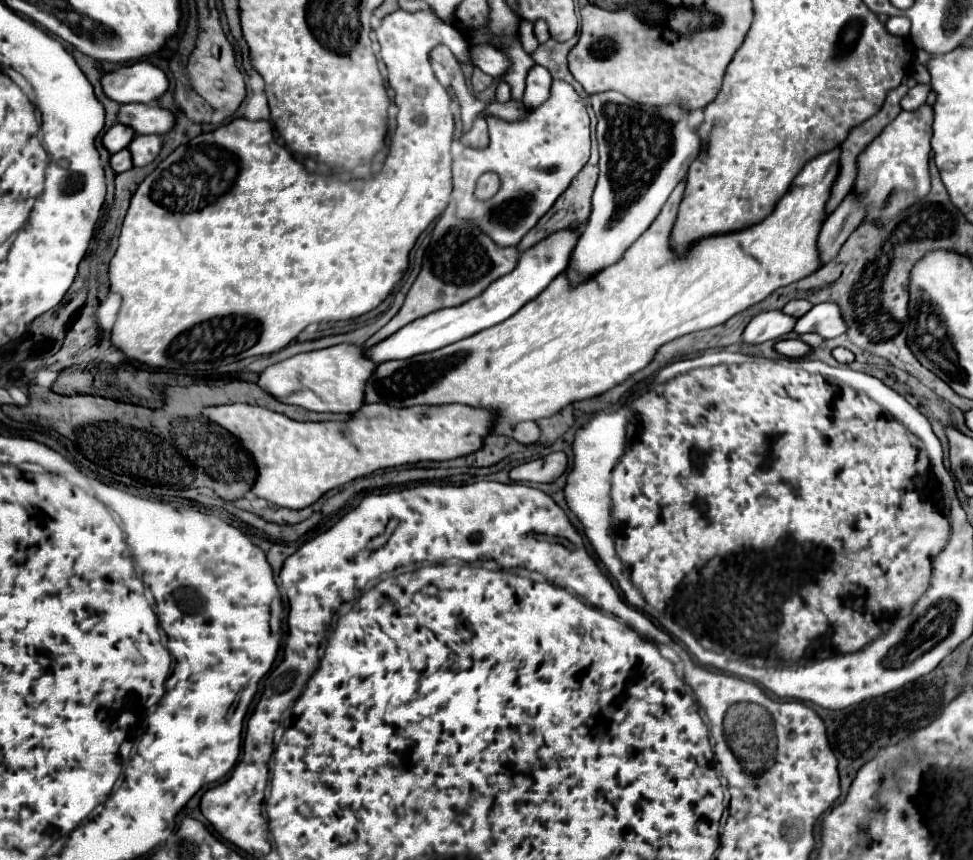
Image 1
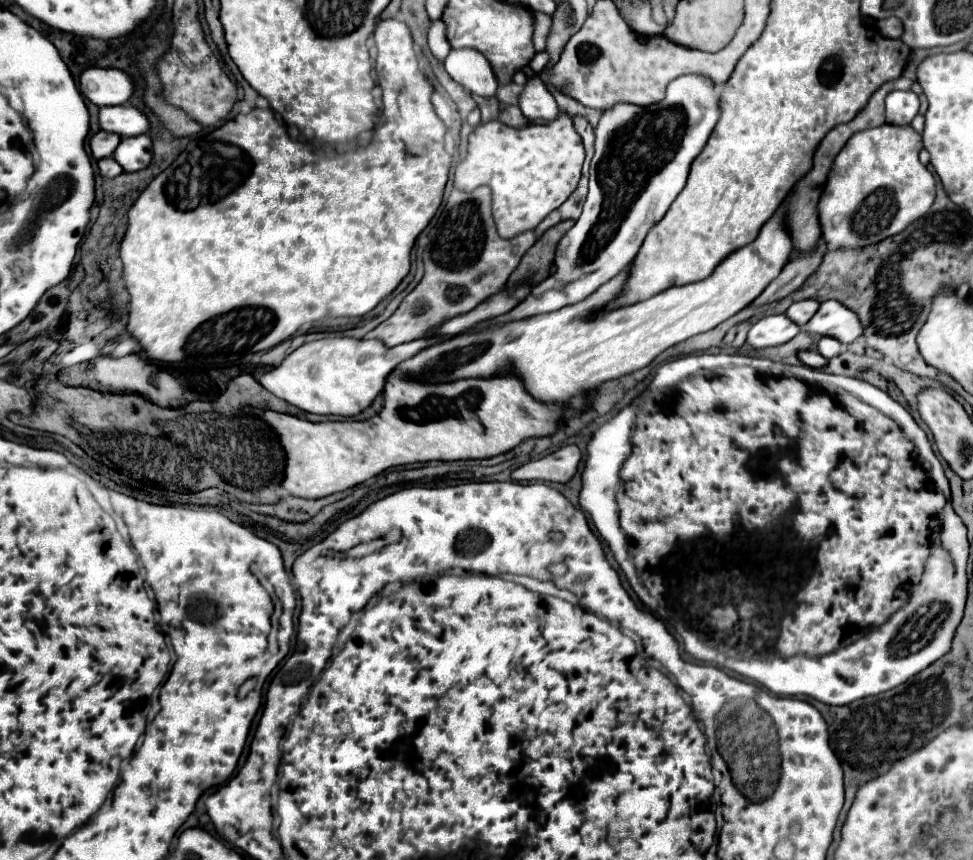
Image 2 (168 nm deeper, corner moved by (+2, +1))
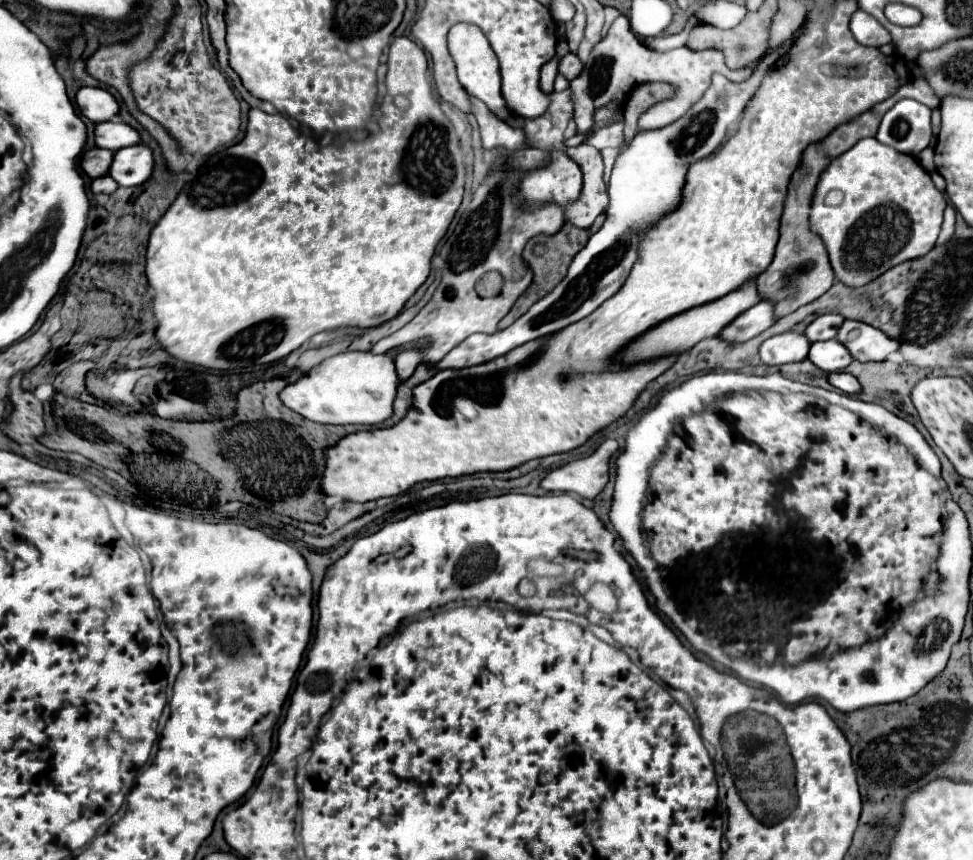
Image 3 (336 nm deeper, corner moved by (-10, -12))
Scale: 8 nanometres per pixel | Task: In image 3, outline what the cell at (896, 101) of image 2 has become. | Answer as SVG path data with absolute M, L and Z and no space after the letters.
M902 99L888 109L876 133L880 143L912 157L928 147L930 137L930 107L914 99Z

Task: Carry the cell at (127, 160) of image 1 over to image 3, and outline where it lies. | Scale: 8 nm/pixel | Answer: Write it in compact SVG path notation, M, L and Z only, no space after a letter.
M104 175L104 177L100 177L100 179L94 179L94 181L90 183L90 191L92 191L94 195L98 195L98 193L110 195L110 193L114 193L116 189L118 189L118 183L112 181L112 177L108 177L108 175Z

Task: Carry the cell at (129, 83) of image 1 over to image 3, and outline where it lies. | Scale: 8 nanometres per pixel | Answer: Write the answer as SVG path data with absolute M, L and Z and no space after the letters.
M82 87L76 93L76 105L80 113L90 119L92 123L102 123L118 113L118 103L116 99L100 87Z

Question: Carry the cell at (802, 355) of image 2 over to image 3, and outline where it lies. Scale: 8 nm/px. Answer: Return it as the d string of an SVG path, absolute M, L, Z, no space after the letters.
M838 371L838 373L830 373L830 383L848 393L848 395L858 395L860 393L860 383L856 381L856 377L852 377L850 373L844 373L844 371Z

